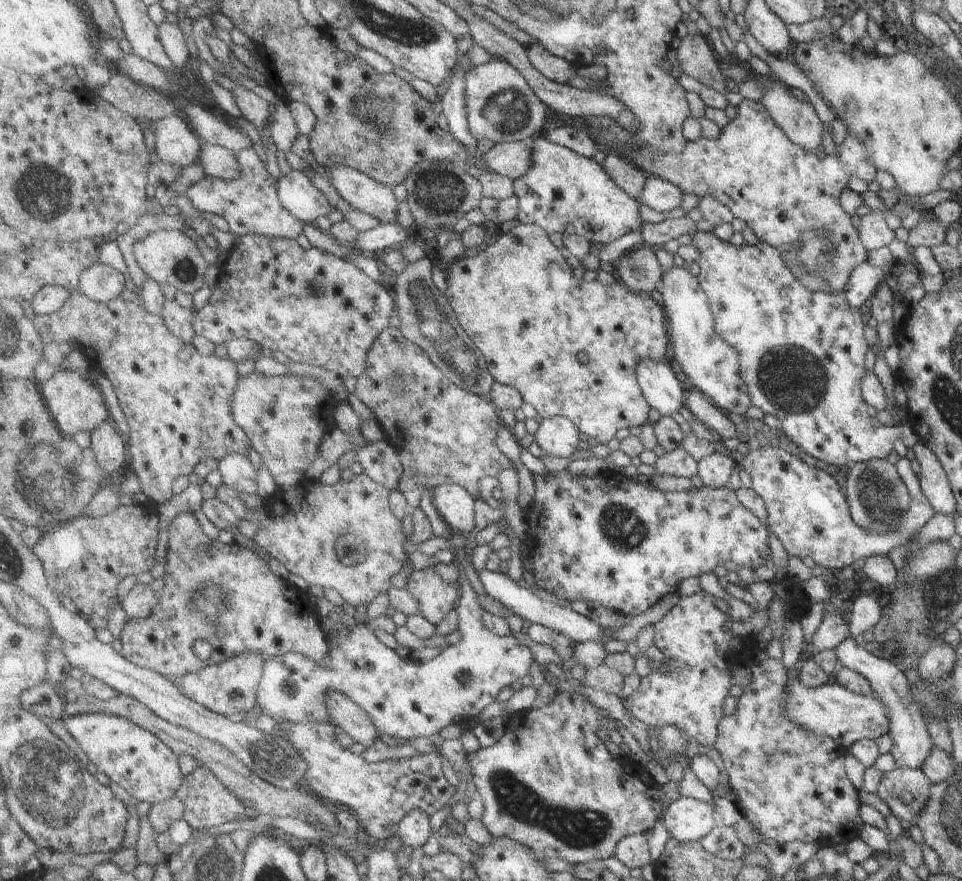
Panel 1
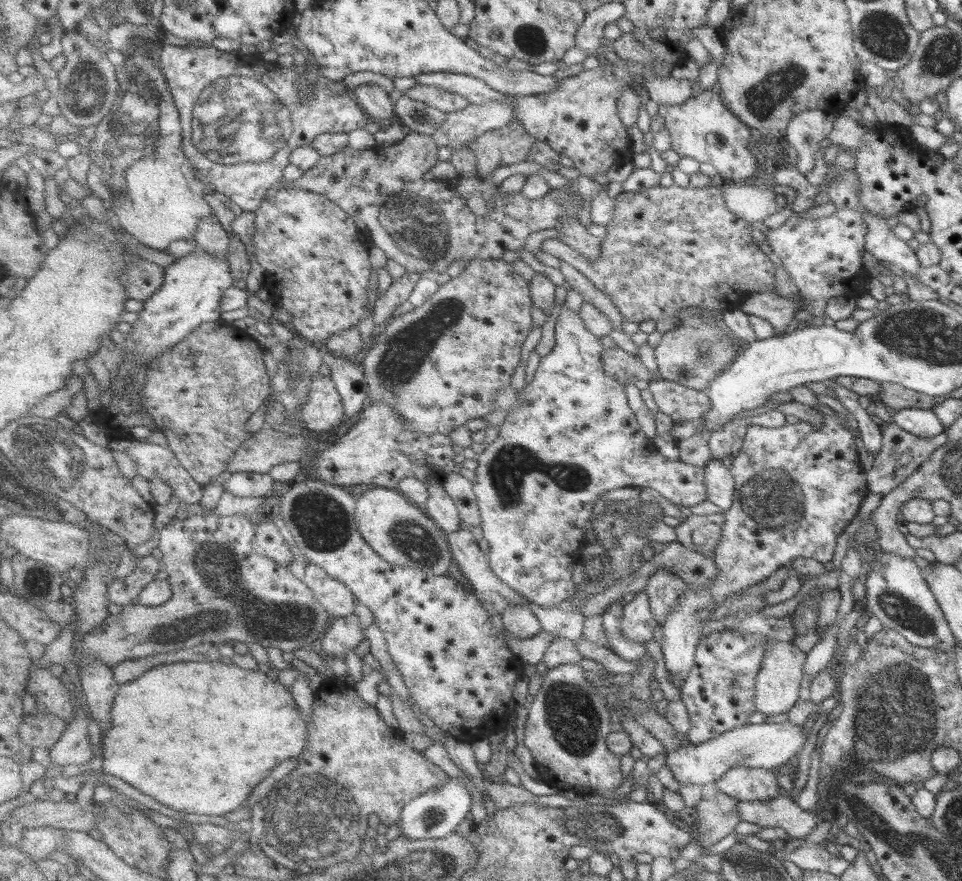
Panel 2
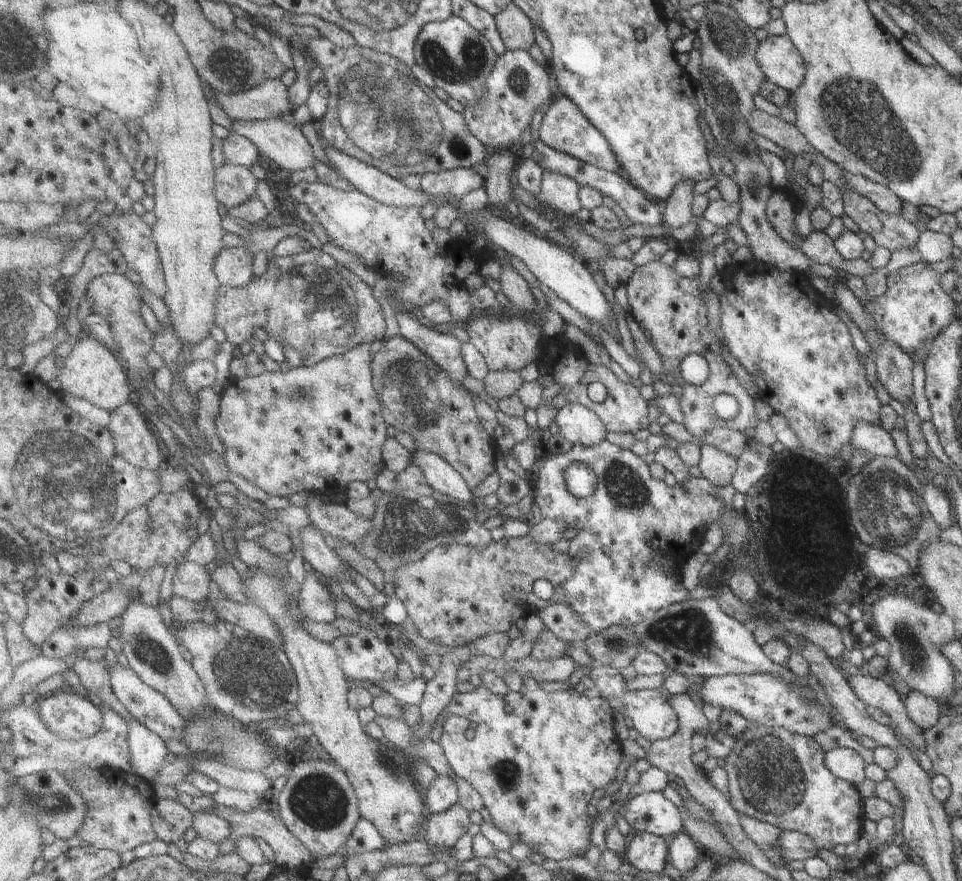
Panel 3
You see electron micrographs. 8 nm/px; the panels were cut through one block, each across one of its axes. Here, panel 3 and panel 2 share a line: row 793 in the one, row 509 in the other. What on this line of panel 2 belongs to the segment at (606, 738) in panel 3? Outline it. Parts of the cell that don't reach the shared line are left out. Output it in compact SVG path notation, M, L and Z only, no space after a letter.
M565 303L556 323L556 341L553 351L542 358L533 381L521 392L522 405L510 411L498 438L477 456L479 466L473 482L485 536L491 547L492 570L512 589L545 608L558 607L578 594L572 566L582 562L576 552L584 548L586 540L578 539L580 534L588 536L590 530L598 534L598 544L602 544L608 554L618 548L620 533L612 521L592 521L596 518L594 506L602 494L626 490L626 486L640 486L657 490L677 506L692 508L706 501L704 466L670 460L654 440L647 438L630 408L626 383L604 370L602 340L586 326L580 311L572 310Z

